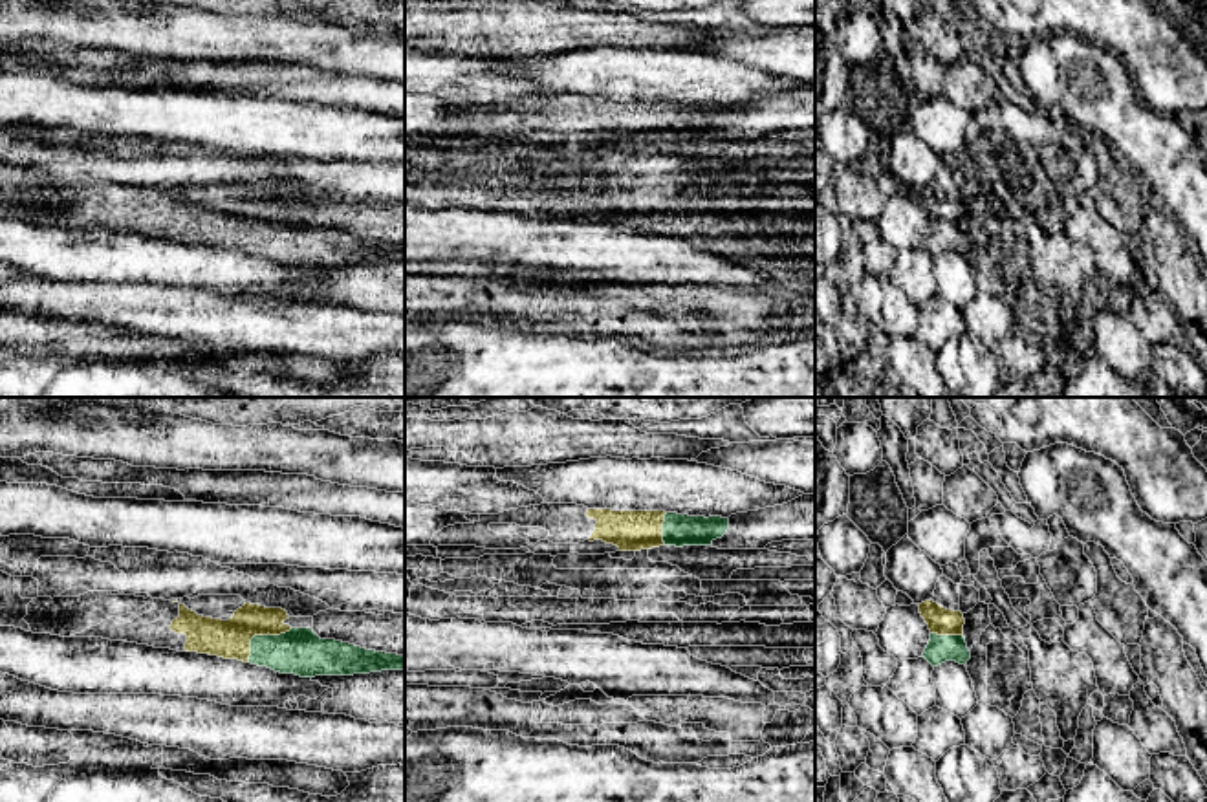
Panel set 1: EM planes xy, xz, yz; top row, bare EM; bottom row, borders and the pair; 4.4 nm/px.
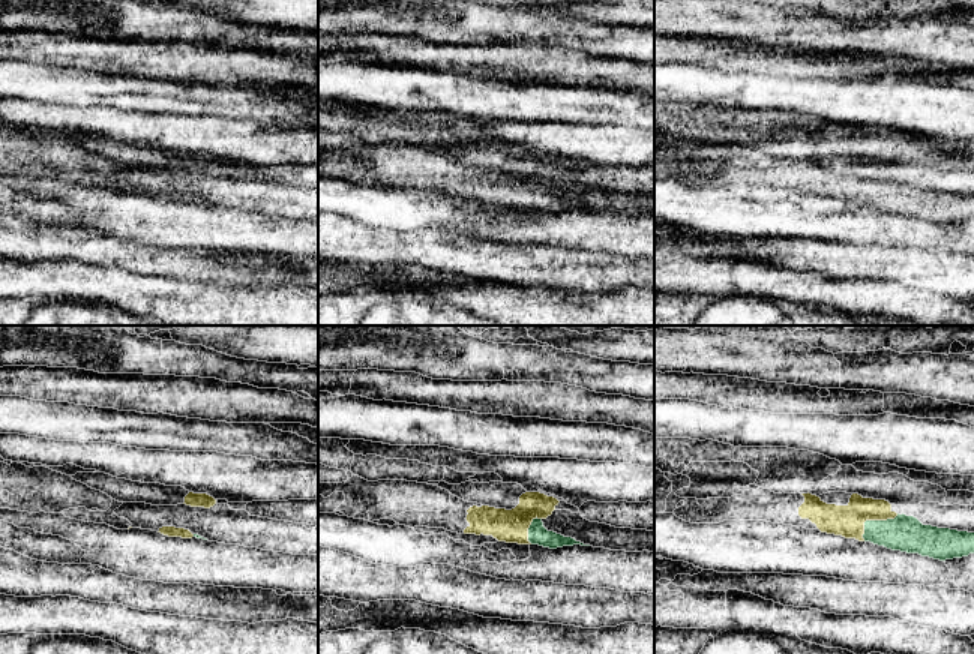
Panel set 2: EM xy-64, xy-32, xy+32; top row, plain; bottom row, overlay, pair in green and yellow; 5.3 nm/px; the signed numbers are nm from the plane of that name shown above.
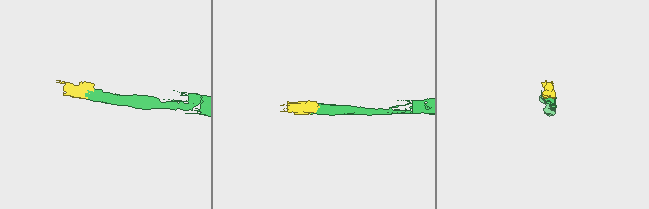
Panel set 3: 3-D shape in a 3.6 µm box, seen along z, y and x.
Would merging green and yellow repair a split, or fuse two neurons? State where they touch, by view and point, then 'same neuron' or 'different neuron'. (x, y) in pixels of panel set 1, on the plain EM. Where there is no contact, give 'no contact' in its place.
xy (260, 226) | same neuron

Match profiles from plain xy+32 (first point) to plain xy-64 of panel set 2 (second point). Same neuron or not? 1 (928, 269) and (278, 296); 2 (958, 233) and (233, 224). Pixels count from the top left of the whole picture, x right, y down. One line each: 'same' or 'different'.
1: different
2: same

